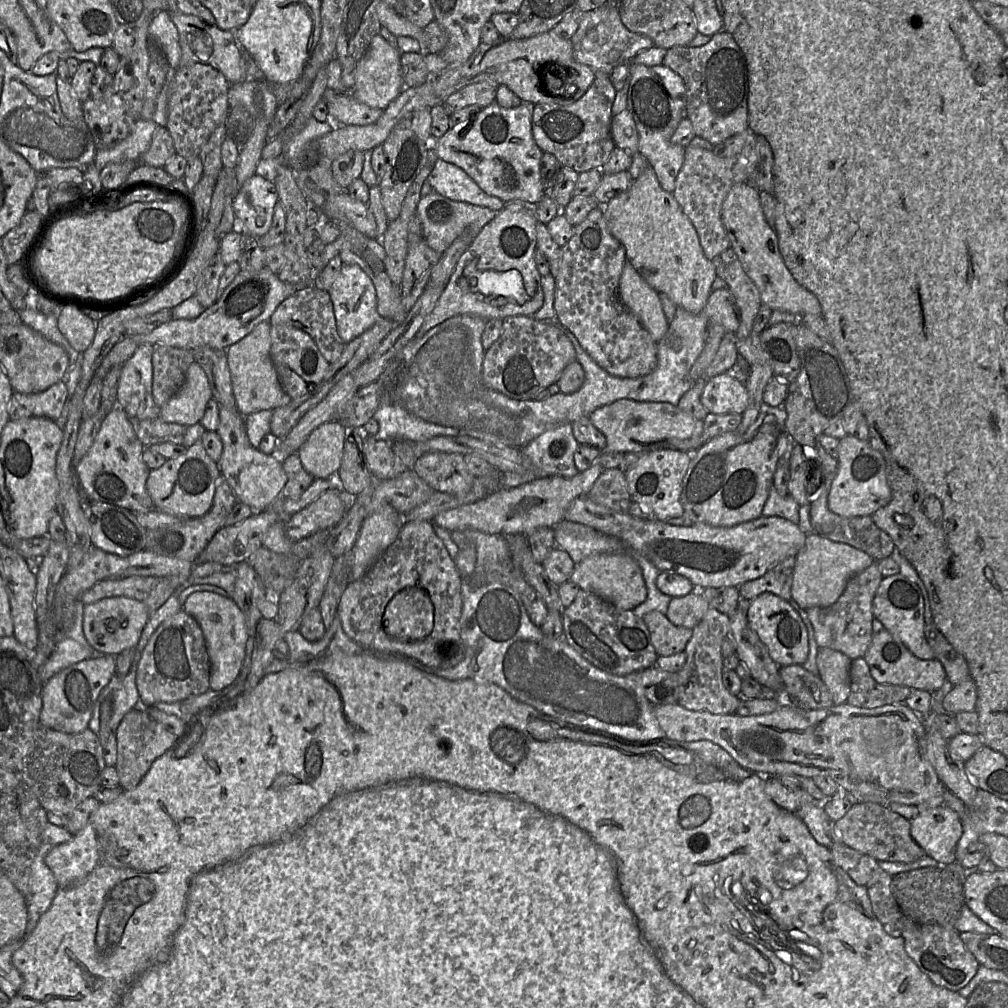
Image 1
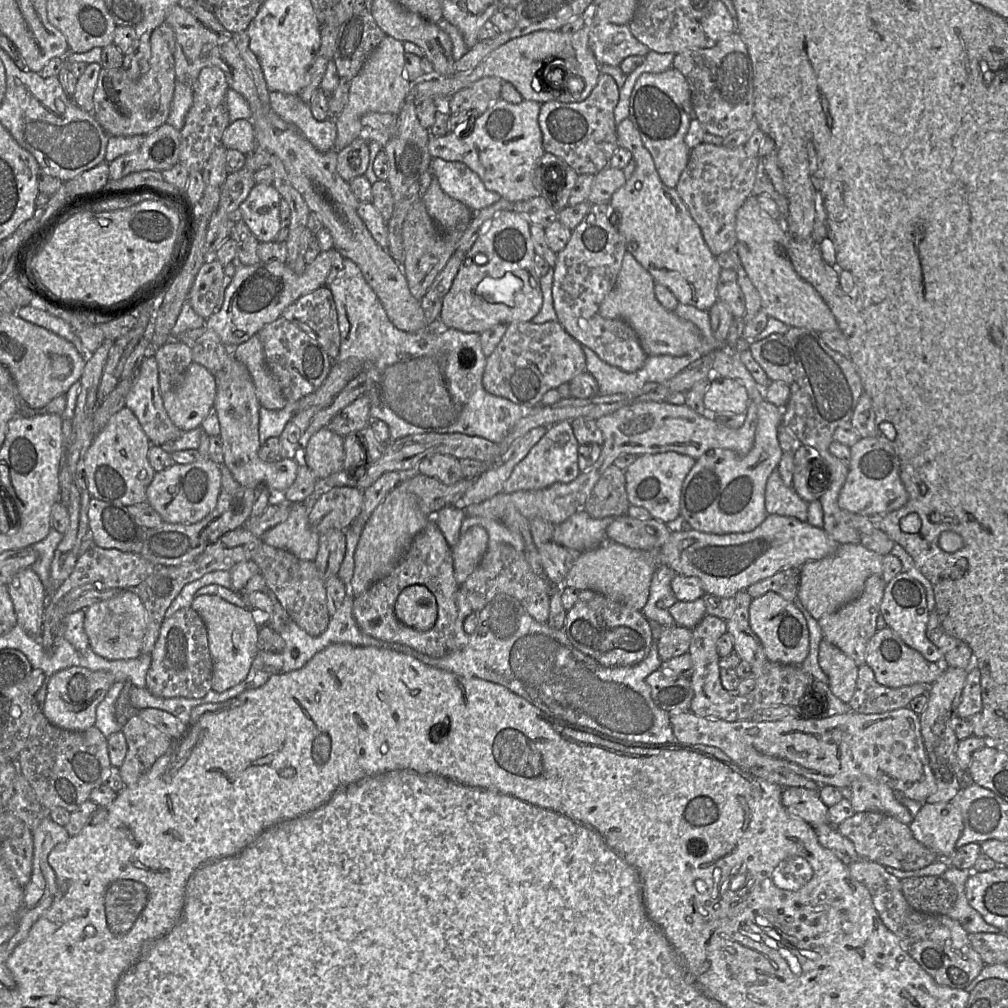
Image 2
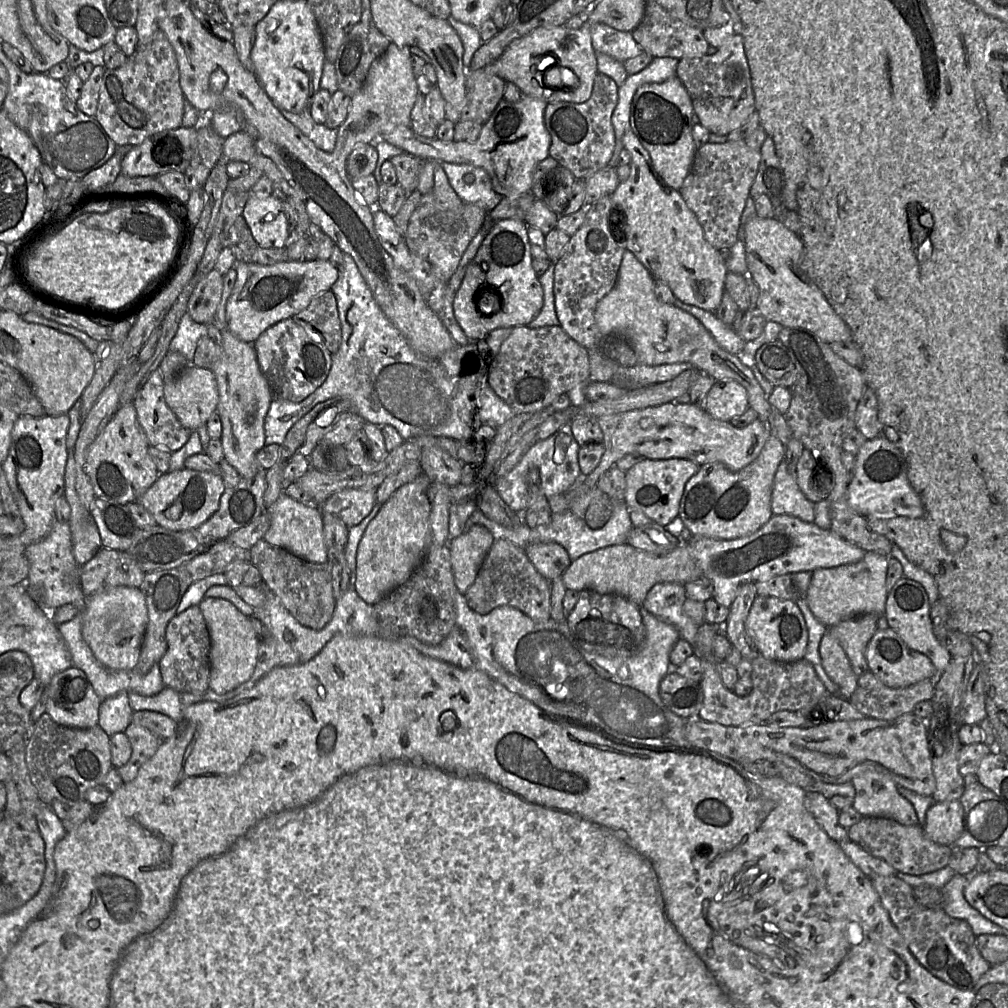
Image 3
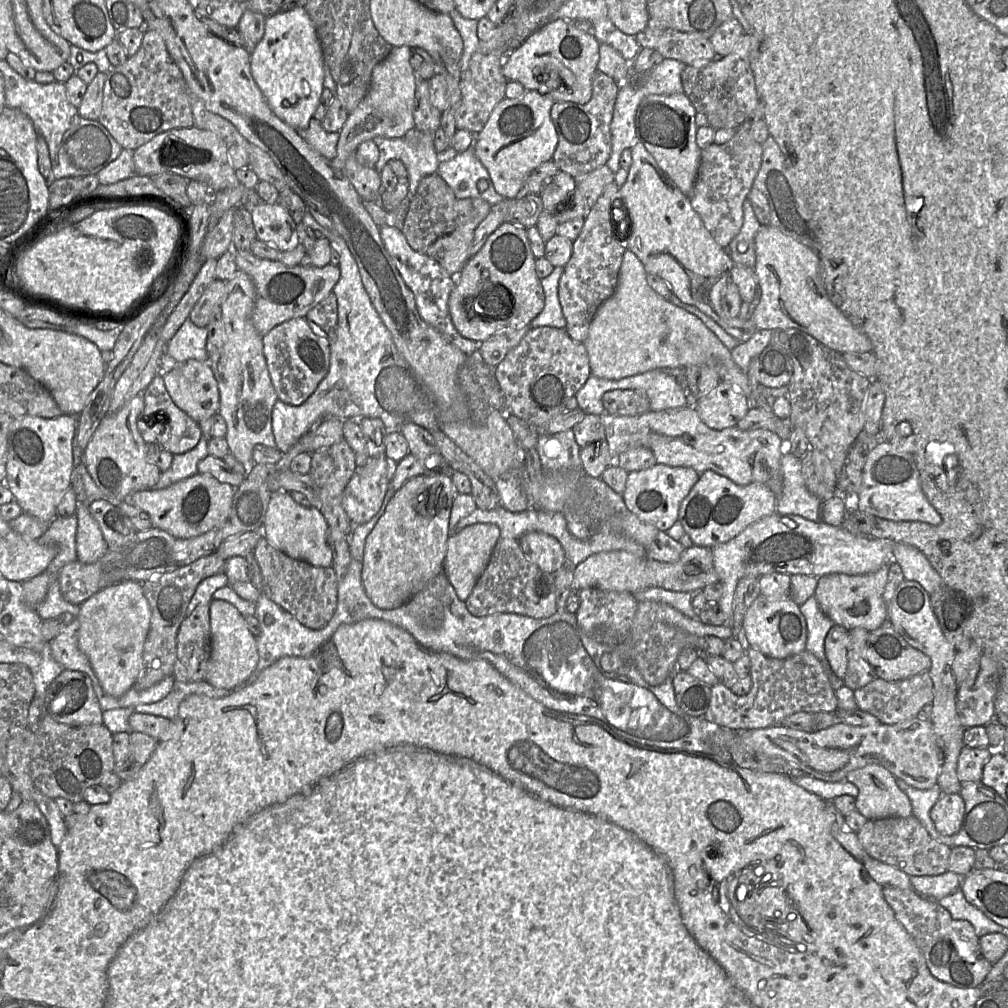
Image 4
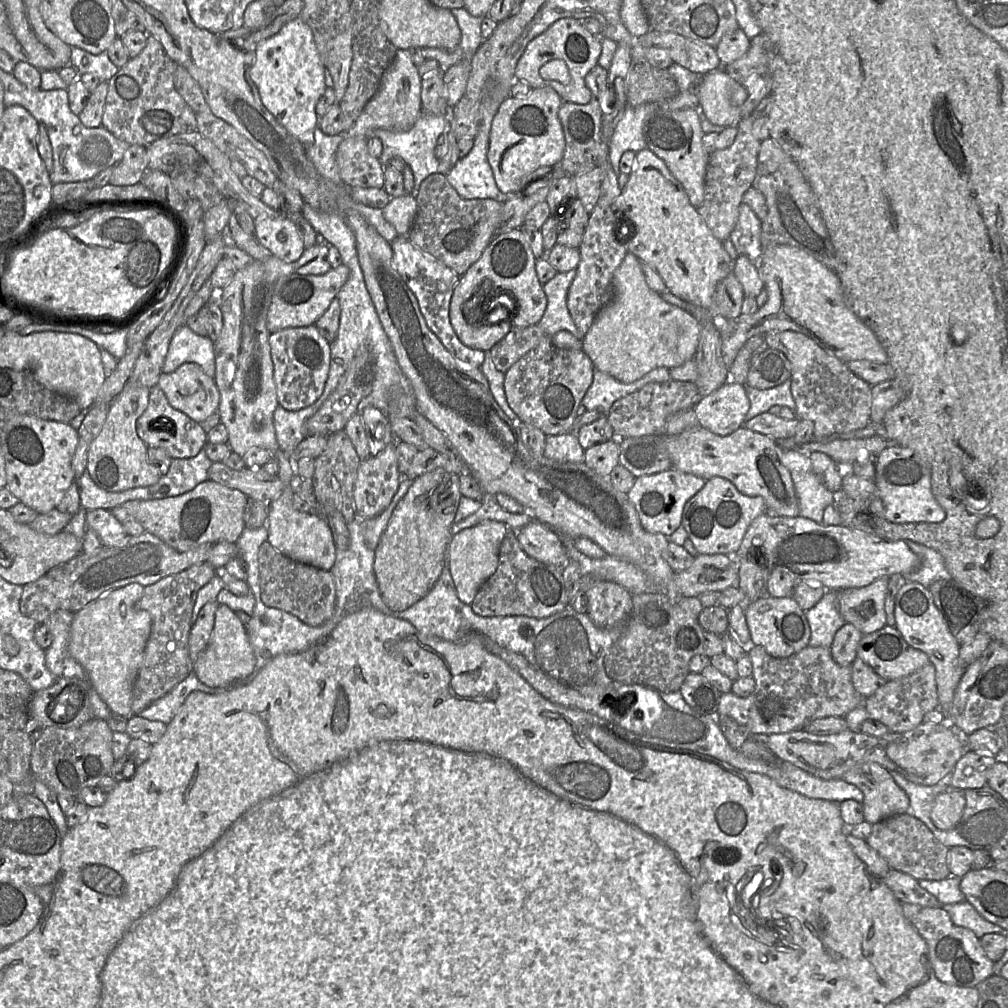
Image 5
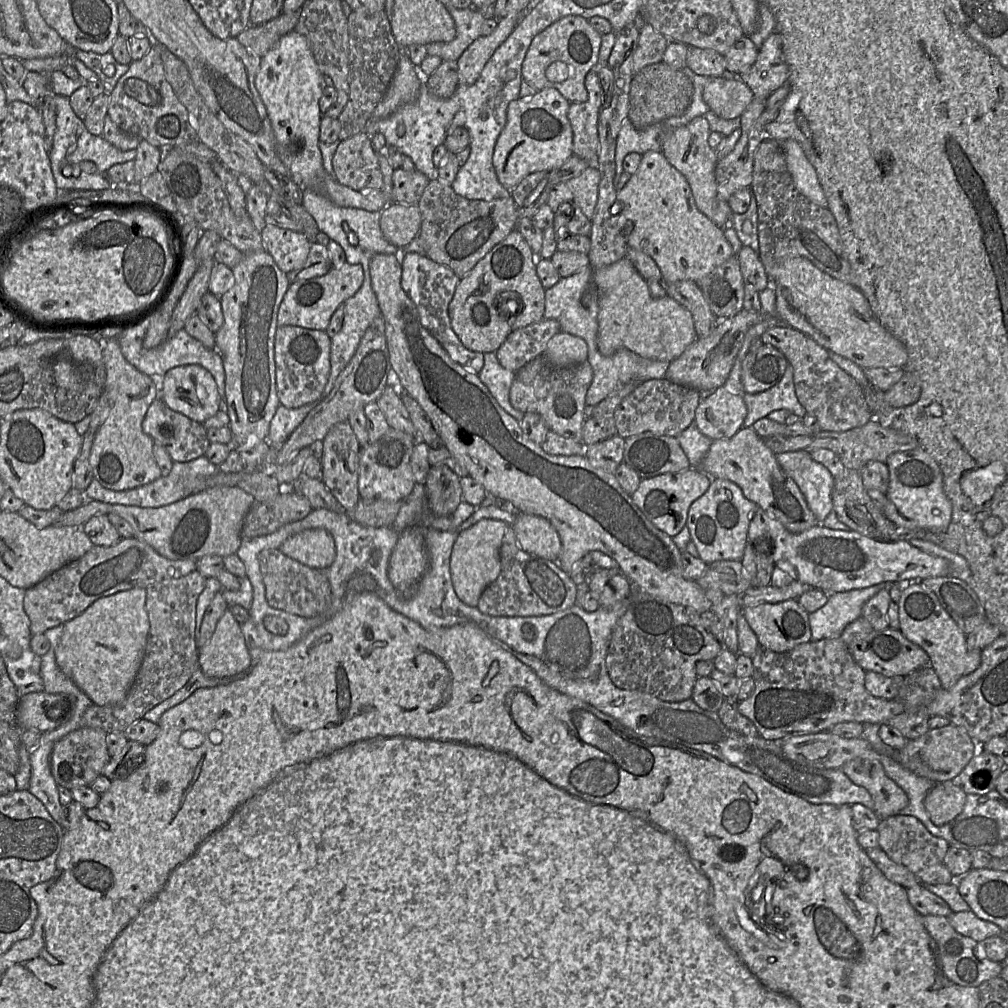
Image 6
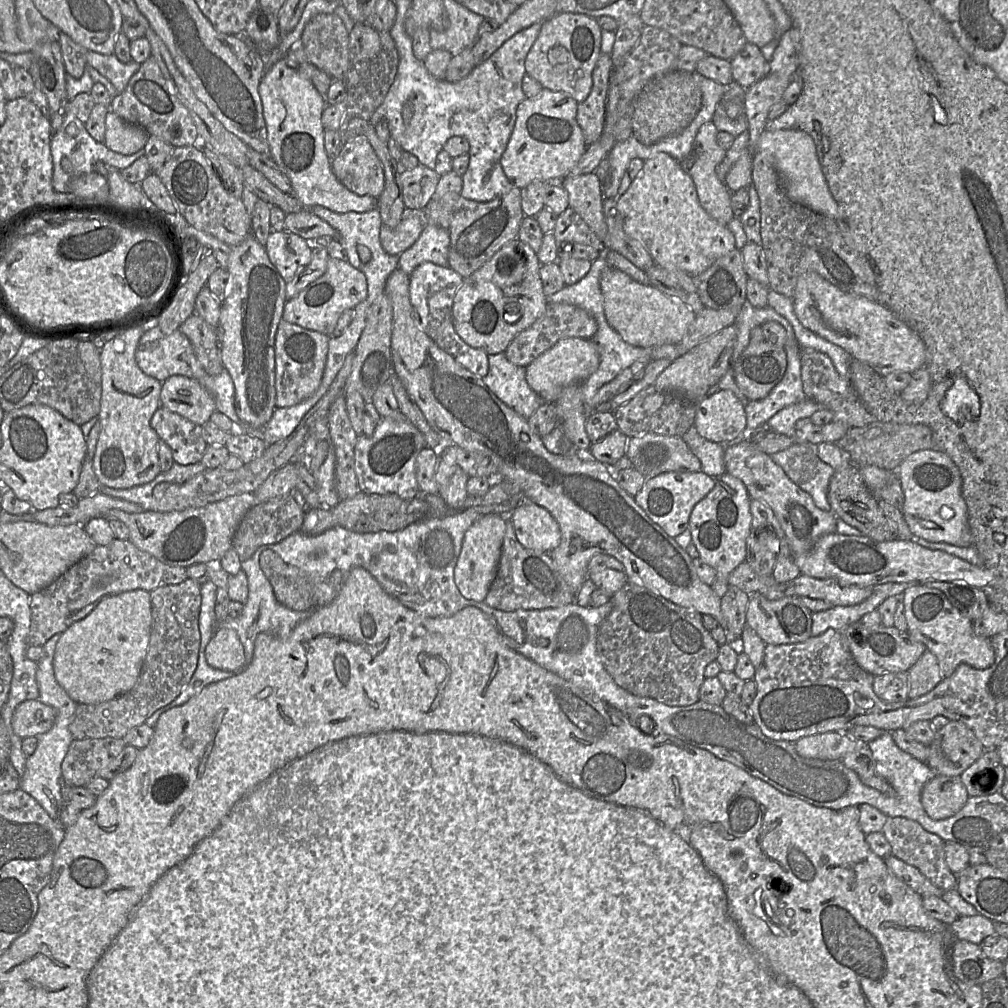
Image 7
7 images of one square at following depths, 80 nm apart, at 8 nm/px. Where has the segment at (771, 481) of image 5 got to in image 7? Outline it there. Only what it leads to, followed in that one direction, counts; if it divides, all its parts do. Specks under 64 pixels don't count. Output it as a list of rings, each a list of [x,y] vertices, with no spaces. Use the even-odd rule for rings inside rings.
[[[750,437],[725,445],[724,462],[726,473],[745,484],[751,499],[759,500],[771,508],[793,554],[805,555],[821,537],[836,533],[837,517],[833,512],[818,508],[812,497],[797,486],[770,455],[759,450]]]

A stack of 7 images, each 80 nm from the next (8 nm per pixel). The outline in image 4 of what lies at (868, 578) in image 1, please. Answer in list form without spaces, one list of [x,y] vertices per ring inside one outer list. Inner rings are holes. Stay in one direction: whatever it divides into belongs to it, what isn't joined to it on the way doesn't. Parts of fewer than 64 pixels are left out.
[[[864,628],[849,631],[848,668],[844,685],[853,691],[864,687],[877,677],[874,669],[863,656],[869,634],[870,632]]]

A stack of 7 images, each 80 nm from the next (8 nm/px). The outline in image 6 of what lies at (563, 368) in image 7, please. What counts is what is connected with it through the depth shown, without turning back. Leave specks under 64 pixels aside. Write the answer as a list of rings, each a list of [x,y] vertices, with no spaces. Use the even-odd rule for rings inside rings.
[[[561,331],[550,339],[543,355],[555,367],[570,367],[587,360],[588,345],[582,338]]]

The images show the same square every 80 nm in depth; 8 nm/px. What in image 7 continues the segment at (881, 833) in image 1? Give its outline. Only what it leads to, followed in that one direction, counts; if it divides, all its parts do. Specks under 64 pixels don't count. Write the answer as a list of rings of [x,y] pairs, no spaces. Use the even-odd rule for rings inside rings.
[[[888,817],[882,829],[892,848],[892,856],[916,867],[933,885],[943,891],[957,889],[957,875],[945,862],[945,841],[926,831],[918,822],[904,817]]]

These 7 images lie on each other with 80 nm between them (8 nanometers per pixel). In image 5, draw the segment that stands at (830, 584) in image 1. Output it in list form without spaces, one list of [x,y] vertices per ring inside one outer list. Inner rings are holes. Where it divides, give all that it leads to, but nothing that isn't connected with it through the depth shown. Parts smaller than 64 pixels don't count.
[[[887,577],[879,578],[870,585],[861,588],[830,590],[838,591],[838,609],[845,622],[854,625],[864,635],[878,631],[887,625],[885,613],[885,598],[888,588],[888,579],[889,578]]]

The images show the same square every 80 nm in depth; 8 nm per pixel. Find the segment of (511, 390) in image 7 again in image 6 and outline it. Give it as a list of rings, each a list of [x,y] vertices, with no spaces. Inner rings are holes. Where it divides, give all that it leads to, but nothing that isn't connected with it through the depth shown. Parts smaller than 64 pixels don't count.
[[[495,352],[484,354],[484,366],[478,374],[499,405],[517,421],[521,421],[524,413],[515,409],[509,399],[509,392],[515,378],[515,372],[505,369],[499,363]]]

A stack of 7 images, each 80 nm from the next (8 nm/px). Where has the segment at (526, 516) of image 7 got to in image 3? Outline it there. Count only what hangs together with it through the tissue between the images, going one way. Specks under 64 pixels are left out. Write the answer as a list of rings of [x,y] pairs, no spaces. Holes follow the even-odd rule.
[[[558,543],[529,545],[525,553],[535,568],[549,581],[561,577],[571,565],[567,550]]]

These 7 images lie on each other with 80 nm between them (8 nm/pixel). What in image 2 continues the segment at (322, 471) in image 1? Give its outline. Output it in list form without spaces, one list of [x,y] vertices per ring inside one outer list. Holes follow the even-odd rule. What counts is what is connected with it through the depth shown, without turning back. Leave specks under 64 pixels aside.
[[[328,427],[320,429],[298,453],[316,480],[325,479],[343,470],[344,438]]]

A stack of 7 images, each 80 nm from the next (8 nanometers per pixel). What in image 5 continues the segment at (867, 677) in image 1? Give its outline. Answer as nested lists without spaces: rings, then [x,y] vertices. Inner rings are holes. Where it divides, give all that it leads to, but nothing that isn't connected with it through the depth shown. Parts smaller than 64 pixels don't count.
[[[929,664],[913,674],[884,683],[874,694],[863,700],[863,707],[869,714],[869,719],[883,723],[888,727],[890,732],[905,733],[915,729],[918,725],[924,722],[924,716],[926,713],[939,708],[935,674],[934,665]]]

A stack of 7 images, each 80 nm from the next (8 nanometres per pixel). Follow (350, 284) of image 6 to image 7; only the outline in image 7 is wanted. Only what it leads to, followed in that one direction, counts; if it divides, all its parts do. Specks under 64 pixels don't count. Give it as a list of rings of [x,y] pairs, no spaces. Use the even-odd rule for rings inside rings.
[[[329,258],[325,273],[285,303],[282,320],[331,336],[340,316],[367,297],[367,280],[348,261]]]

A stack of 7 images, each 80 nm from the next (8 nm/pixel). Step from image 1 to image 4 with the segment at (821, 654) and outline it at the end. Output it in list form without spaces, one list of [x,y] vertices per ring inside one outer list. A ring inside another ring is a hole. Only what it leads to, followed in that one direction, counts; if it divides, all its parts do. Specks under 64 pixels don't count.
[[[834,625],[831,627],[824,642],[827,661],[833,673],[844,679],[848,668],[849,630]]]

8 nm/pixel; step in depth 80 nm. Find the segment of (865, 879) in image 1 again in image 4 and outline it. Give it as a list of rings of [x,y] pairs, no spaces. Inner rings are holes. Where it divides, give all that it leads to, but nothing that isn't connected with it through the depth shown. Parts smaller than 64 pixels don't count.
[[[883,887],[883,896],[896,919],[921,950],[928,969],[936,979],[958,988],[975,988],[983,984],[992,964],[983,956],[979,938],[969,921],[953,919],[936,900],[920,896],[913,888]]]

